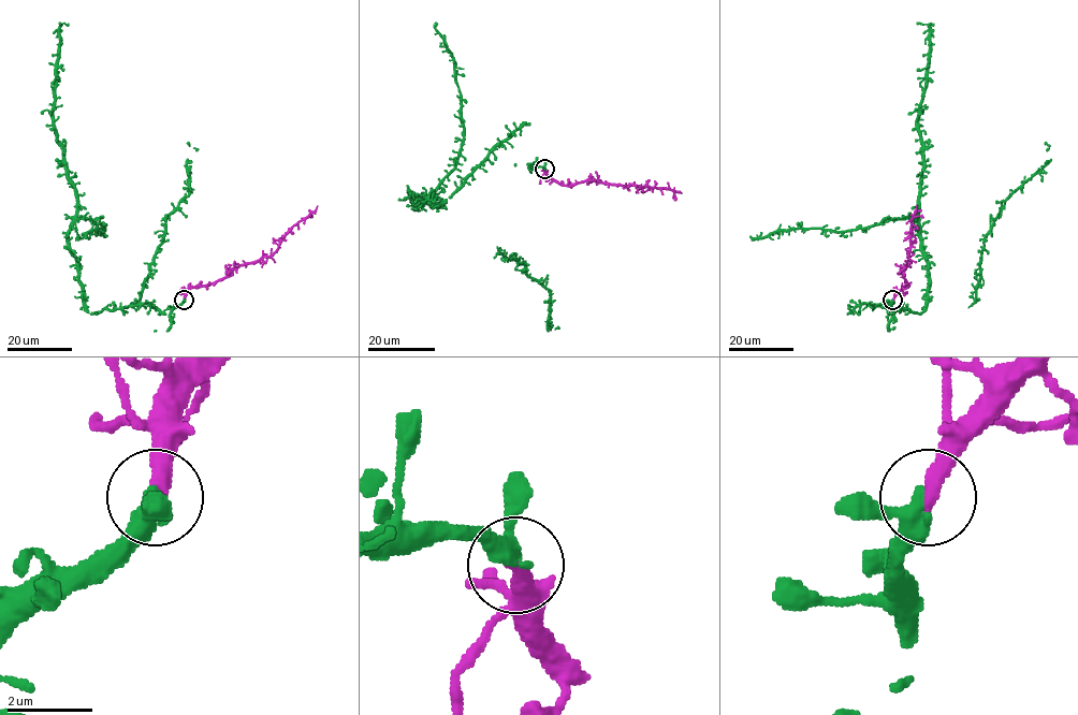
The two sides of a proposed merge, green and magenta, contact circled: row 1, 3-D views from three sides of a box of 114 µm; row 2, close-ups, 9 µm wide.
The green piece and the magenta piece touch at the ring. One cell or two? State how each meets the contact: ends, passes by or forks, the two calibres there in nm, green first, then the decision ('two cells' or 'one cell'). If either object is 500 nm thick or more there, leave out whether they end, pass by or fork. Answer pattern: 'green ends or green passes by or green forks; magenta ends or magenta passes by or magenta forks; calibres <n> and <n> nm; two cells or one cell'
green passes by; magenta ends; calibres 360 and 400 nm; one cell

